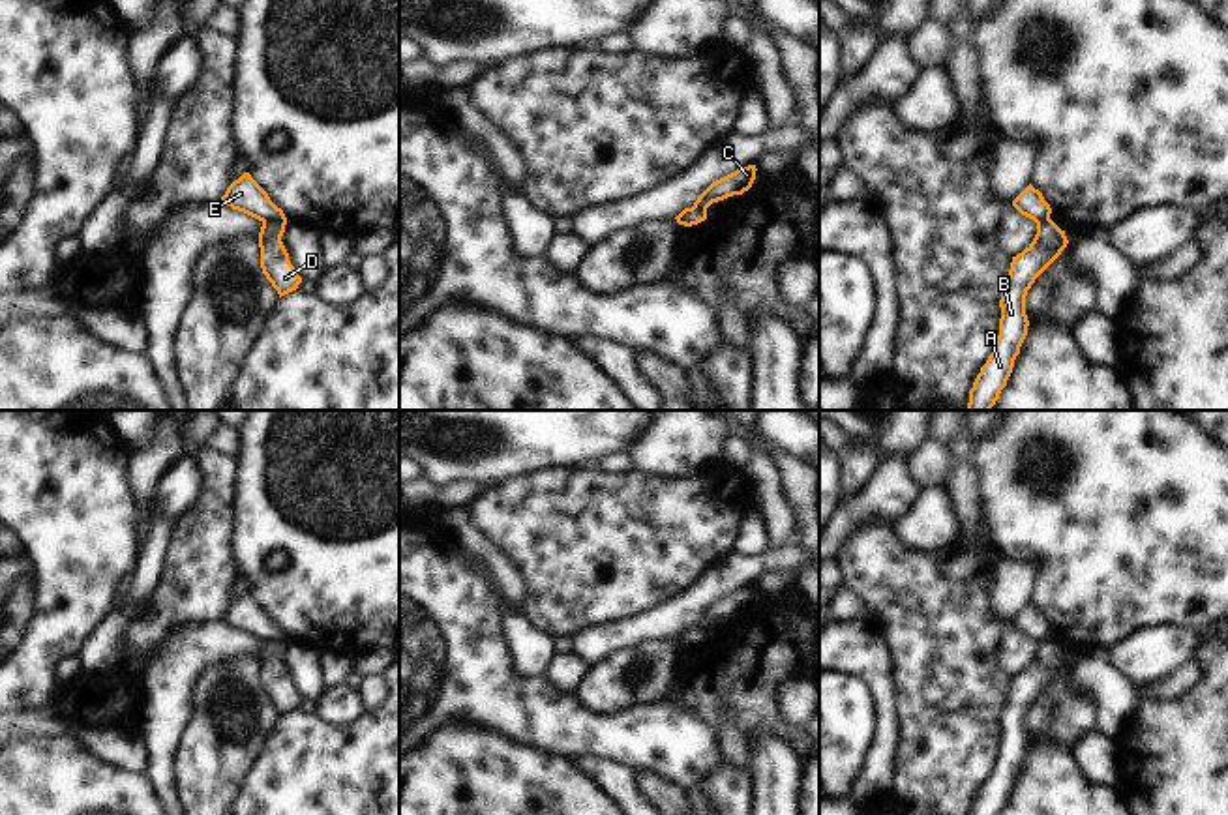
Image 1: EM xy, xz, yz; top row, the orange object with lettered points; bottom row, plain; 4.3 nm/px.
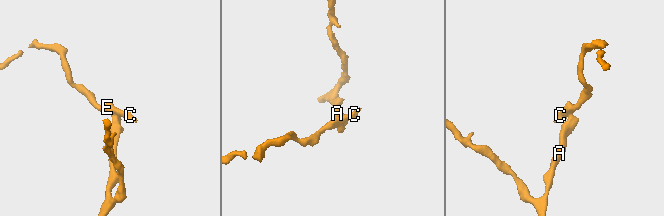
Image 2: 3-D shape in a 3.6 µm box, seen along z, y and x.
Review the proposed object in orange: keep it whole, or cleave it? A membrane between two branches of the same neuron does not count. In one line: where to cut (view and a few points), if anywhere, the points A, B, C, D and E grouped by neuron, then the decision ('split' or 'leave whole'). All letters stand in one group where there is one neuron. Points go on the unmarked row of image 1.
cut xy (285, 641), (263, 643); groups A B D / C E; split

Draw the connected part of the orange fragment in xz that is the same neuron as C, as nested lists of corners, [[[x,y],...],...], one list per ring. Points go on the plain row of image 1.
[[[756,585],[739,586],[735,592],[712,601],[692,628],[707,630],[712,622],[748,611],[756,600]]]

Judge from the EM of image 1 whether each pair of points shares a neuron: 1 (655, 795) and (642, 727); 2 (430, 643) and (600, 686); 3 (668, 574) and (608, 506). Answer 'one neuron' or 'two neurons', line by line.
1: two neurons
2: two neurons
3: one neuron

